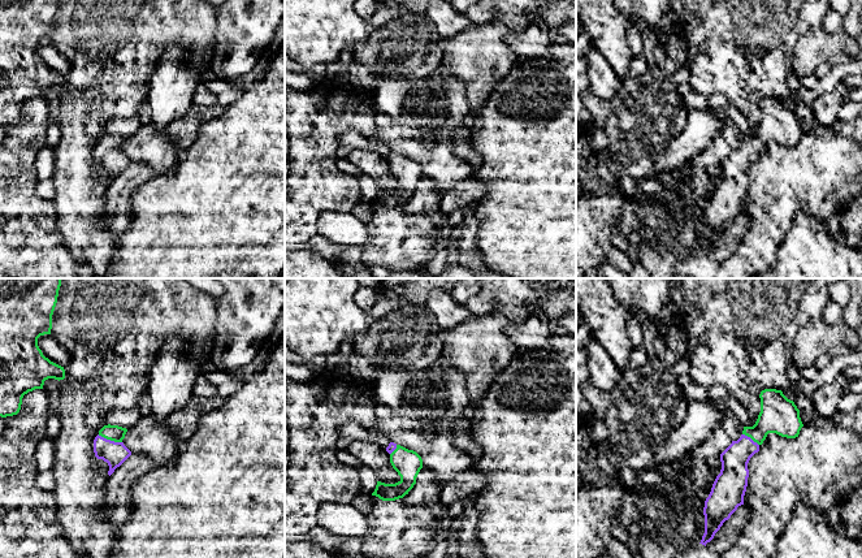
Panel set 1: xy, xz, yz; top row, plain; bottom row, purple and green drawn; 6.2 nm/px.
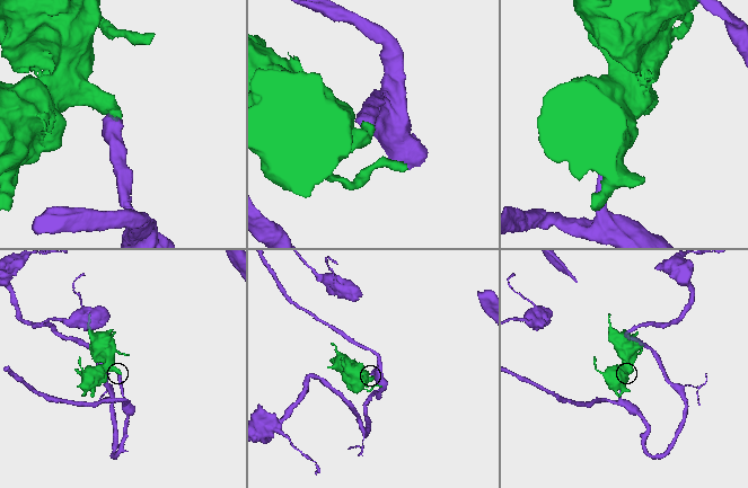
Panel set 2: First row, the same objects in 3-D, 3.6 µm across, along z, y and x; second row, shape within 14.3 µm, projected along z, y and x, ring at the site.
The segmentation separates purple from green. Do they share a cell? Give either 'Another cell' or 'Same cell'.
Same cell

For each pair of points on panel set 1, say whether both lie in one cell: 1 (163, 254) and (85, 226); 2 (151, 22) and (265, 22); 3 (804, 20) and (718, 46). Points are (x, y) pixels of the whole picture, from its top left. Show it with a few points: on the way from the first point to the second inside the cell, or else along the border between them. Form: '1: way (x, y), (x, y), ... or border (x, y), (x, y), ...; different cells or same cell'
1: border (115, 241), (115, 254), (109, 262); different cells
2: border (216, 13), (216, 35), (211, 52); different cells
3: way (783, 20), (749, 20), (739, 30); same cell

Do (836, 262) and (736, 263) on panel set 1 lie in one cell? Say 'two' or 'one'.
two

